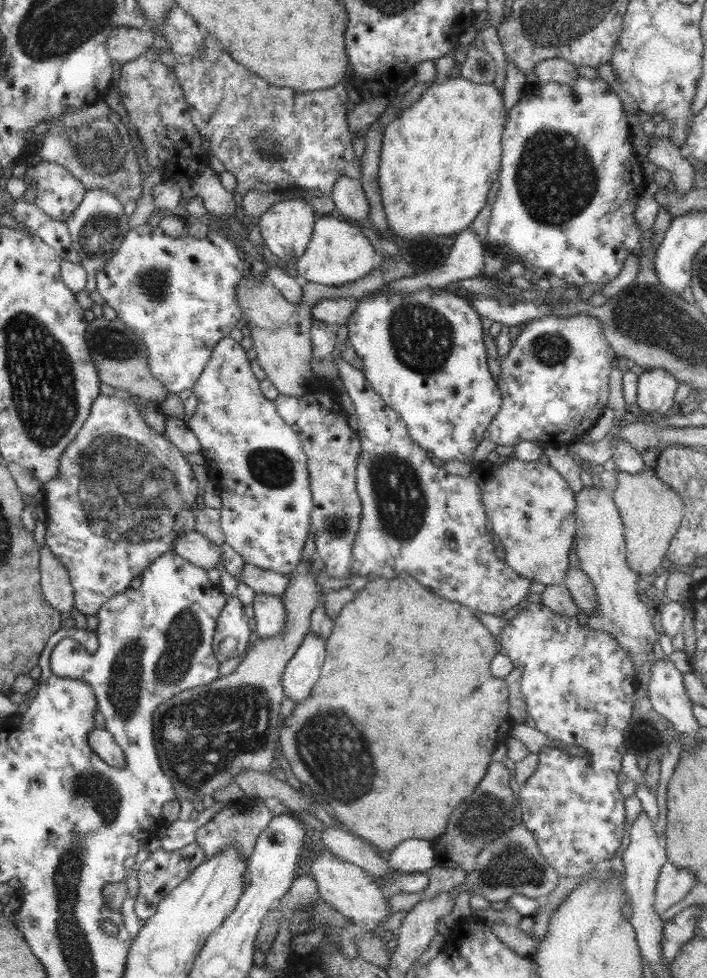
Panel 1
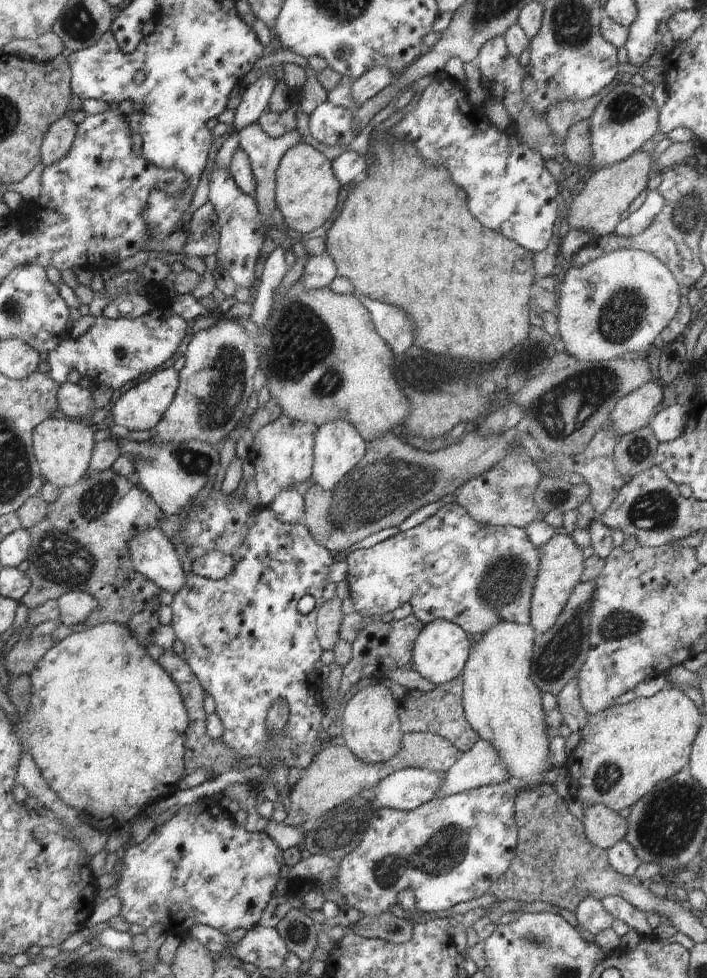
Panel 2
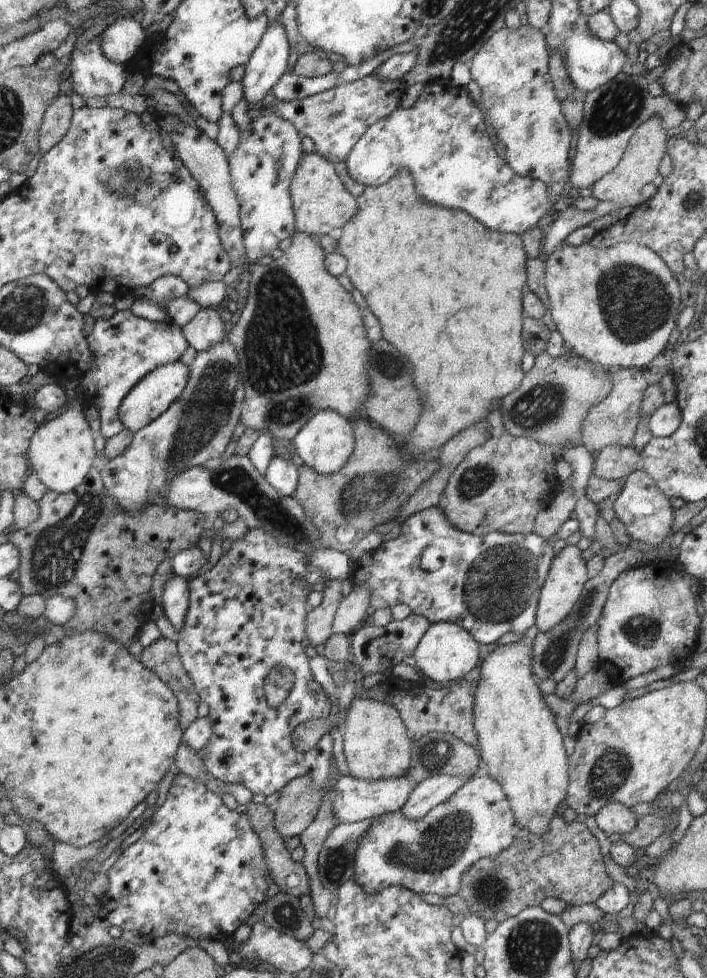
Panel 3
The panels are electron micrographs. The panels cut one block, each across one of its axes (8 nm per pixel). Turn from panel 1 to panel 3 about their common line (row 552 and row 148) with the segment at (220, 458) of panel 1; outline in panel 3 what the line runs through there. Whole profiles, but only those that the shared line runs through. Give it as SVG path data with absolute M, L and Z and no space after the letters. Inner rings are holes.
M274 112L262 114L239 133L239 145L228 159L232 186L240 205L241 229L248 264L270 256L284 238L295 230L295 214L289 193L291 178L298 168L302 151L302 134Z

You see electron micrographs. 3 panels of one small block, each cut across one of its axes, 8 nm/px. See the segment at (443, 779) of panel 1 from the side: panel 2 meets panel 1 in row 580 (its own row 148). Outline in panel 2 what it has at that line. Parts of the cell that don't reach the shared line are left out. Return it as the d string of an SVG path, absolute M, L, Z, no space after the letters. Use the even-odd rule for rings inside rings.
M388 130L370 135L369 150L365 156L368 174L346 196L340 216L332 222L326 234L326 252L336 262L338 276L348 278L354 284L356 293L378 302L400 306L404 312L408 312L418 326L414 340L414 346L418 348L442 356L468 358L474 362L492 362L500 356L505 358L506 350L512 350L518 342L528 338L528 302L536 276L532 266L533 253L494 230L486 230L486 226L482 226L468 212L466 194L452 182L446 168L428 164L412 142L388 138Z

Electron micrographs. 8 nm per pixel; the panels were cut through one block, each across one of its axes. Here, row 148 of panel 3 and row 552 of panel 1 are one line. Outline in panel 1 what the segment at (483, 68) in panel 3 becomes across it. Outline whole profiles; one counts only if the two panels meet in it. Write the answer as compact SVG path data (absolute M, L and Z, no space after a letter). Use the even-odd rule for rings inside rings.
M509 453L496 461L480 461L469 476L478 485L481 499L490 522L490 532L497 544L506 549L505 561L518 576L543 585L564 583L569 569L568 553L576 532L575 492L552 465L543 460L524 461Z

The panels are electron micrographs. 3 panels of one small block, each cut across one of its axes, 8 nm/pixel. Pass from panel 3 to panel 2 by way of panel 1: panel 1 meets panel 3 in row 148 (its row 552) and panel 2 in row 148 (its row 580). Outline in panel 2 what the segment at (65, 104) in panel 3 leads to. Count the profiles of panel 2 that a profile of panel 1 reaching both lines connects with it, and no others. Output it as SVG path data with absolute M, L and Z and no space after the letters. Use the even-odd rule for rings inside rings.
M70 114L56 120L48 128L40 148L40 159L44 166L55 164L68 154L74 143L76 130L77 124Z

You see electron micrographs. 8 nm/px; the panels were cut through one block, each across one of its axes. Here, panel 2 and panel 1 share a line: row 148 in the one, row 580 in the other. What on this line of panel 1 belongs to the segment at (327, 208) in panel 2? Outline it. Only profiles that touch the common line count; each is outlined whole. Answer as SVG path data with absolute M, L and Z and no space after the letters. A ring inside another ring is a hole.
M305 559L290 573L290 584L283 592L282 600L286 606L286 627L276 636L262 638L250 644L244 660L232 673L220 676L210 684L188 688L158 705L153 715L153 736L158 762L162 772L170 779L178 800L186 798L198 808L203 798L213 796L214 792L232 783L236 776L245 770L268 773L277 765L274 756L279 750L279 730L283 724L281 704L284 700L283 672L288 661L306 639L310 630L310 616L320 603L320 587L314 581L311 563Z

